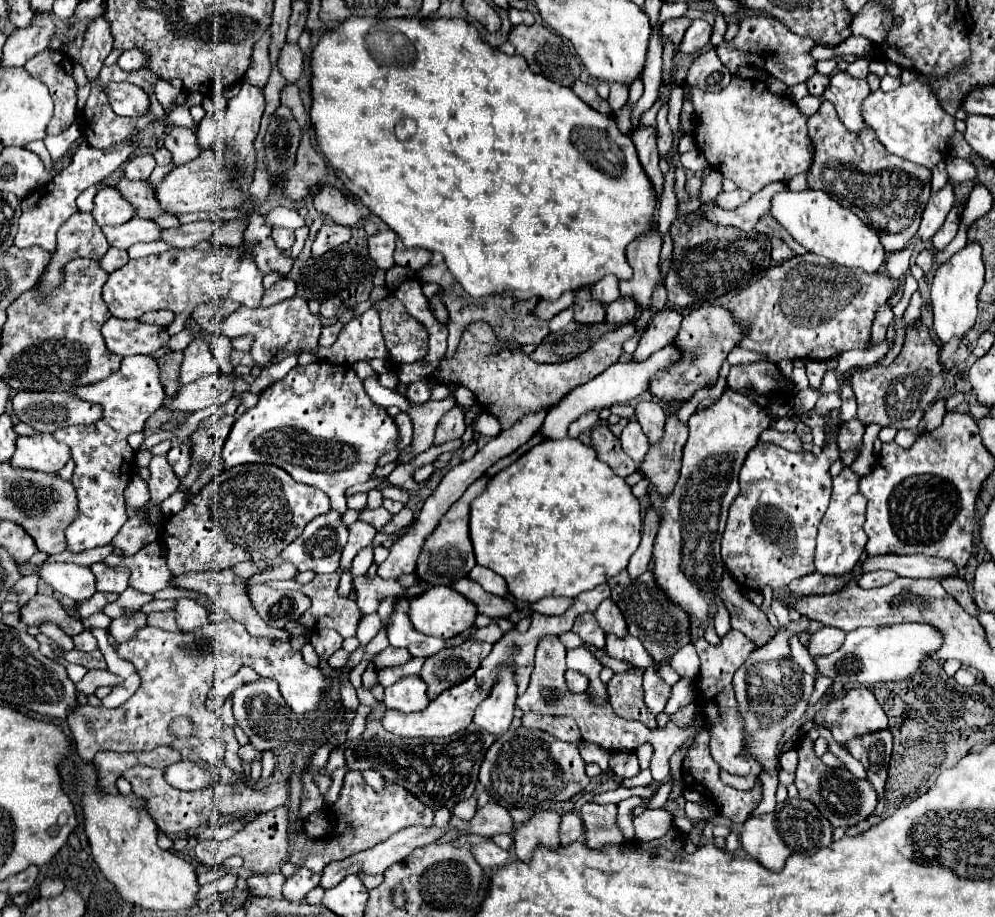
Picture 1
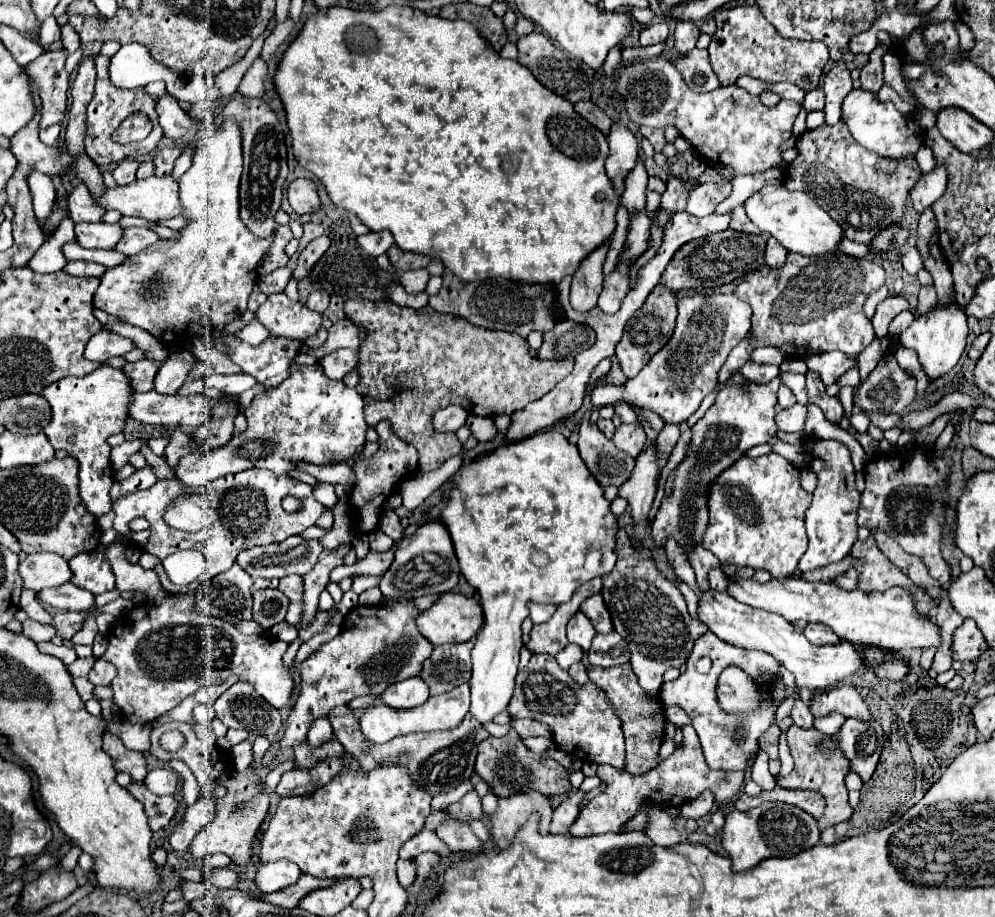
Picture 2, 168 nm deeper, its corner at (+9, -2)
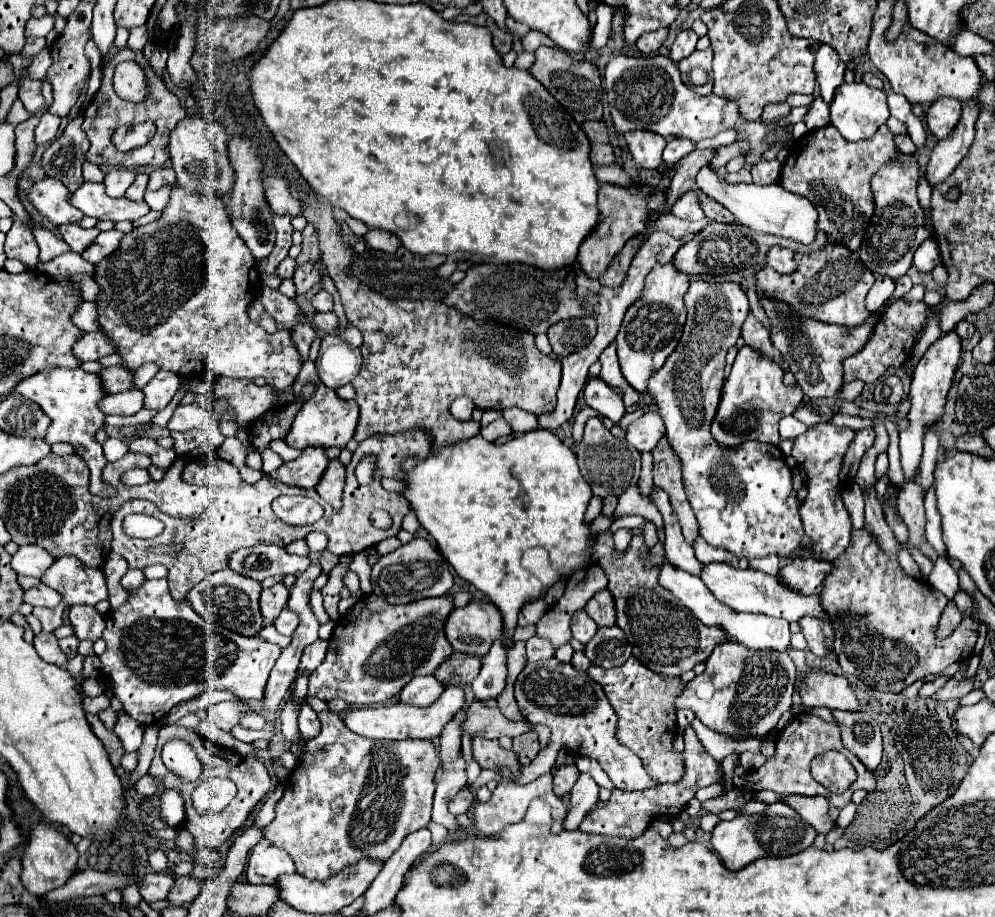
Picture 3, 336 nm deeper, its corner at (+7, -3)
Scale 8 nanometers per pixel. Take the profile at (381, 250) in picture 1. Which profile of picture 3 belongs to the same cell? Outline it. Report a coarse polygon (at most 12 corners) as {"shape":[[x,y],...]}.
{"shape":[[369,230],[369,248],[395,256],[401,240],[385,230]]}

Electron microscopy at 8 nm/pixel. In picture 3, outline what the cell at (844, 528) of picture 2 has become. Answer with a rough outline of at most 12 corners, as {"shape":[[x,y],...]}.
{"shape":[[817,424],[793,440],[809,478],[801,514],[819,560],[851,538],[839,468],[855,432]]}

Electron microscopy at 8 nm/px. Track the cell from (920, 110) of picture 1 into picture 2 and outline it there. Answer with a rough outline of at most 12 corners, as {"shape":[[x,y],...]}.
{"shape":[[865,89],[843,101],[843,121],[865,149],[915,157],[925,129]]}

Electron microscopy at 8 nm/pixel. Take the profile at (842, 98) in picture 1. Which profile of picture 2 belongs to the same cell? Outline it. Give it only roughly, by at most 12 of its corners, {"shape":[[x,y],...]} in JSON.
{"shape":[[845,65],[823,79],[825,123],[841,121],[841,103],[853,89]]}

